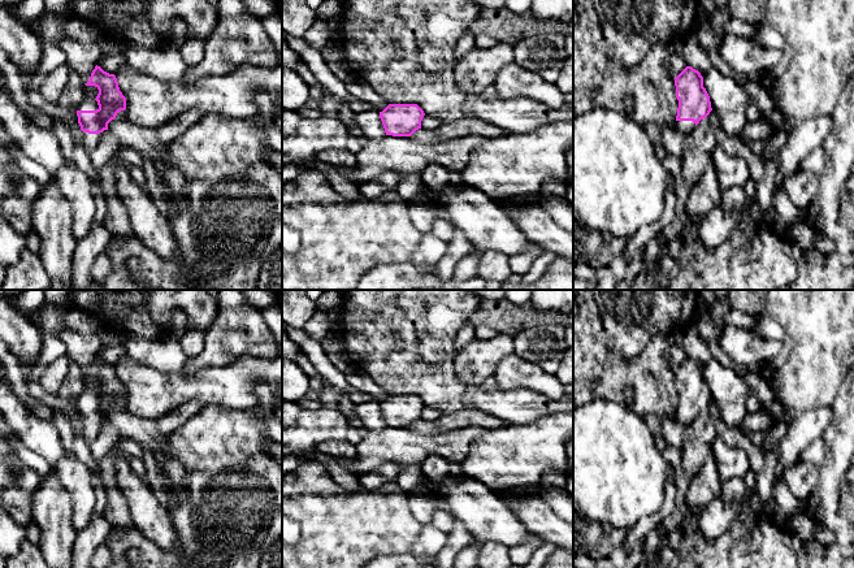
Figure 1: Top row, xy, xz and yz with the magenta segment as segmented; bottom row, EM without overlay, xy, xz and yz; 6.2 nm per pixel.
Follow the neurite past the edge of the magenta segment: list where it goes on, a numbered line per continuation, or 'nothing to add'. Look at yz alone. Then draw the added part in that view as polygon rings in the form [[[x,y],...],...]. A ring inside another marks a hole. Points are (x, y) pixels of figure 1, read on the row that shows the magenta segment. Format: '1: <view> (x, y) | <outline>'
1: yz (684, 128) | [[[676,121],[675,129],[682,135],[688,135],[690,131],[693,131],[695,127],[695,123],[693,121]]]

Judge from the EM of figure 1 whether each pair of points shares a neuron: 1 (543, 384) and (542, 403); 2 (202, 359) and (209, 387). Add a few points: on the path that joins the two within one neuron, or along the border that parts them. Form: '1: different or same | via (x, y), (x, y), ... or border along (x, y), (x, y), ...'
1: different | border along (512, 387), (534, 389), (559, 400)
2: different | border along (233, 361), (202, 365), (190, 373), (182, 372)

